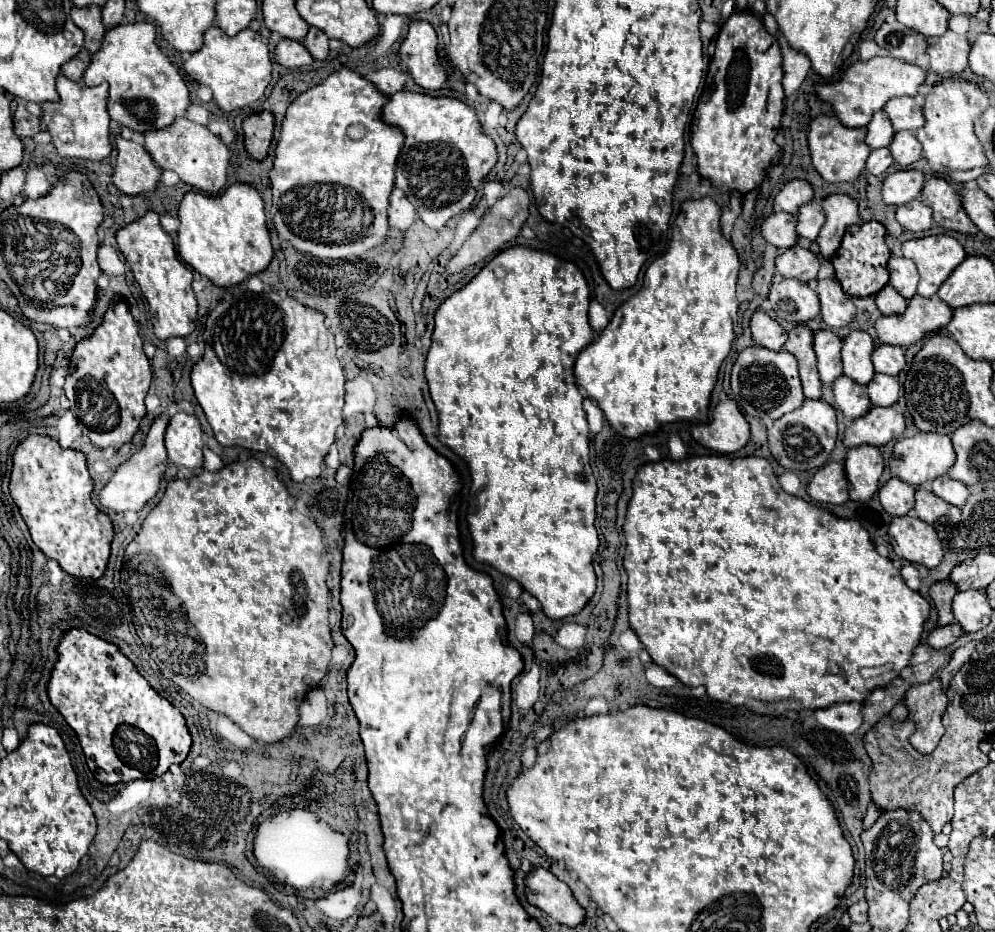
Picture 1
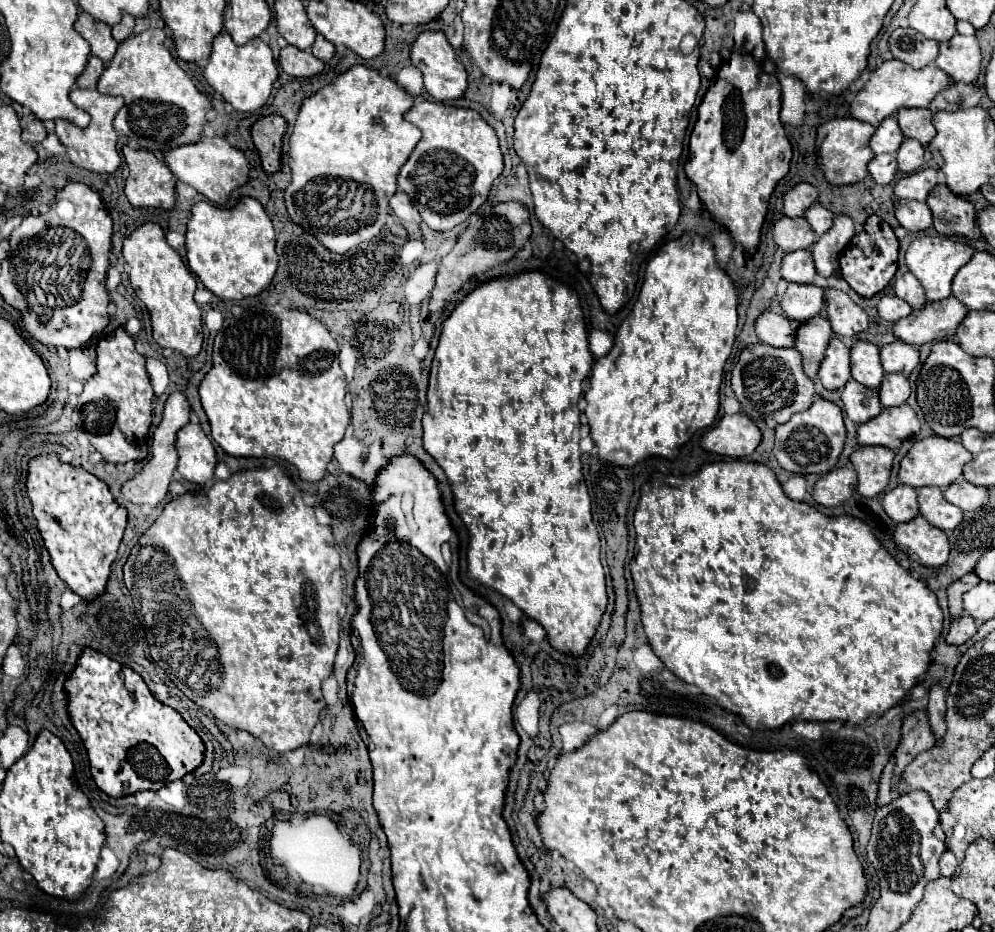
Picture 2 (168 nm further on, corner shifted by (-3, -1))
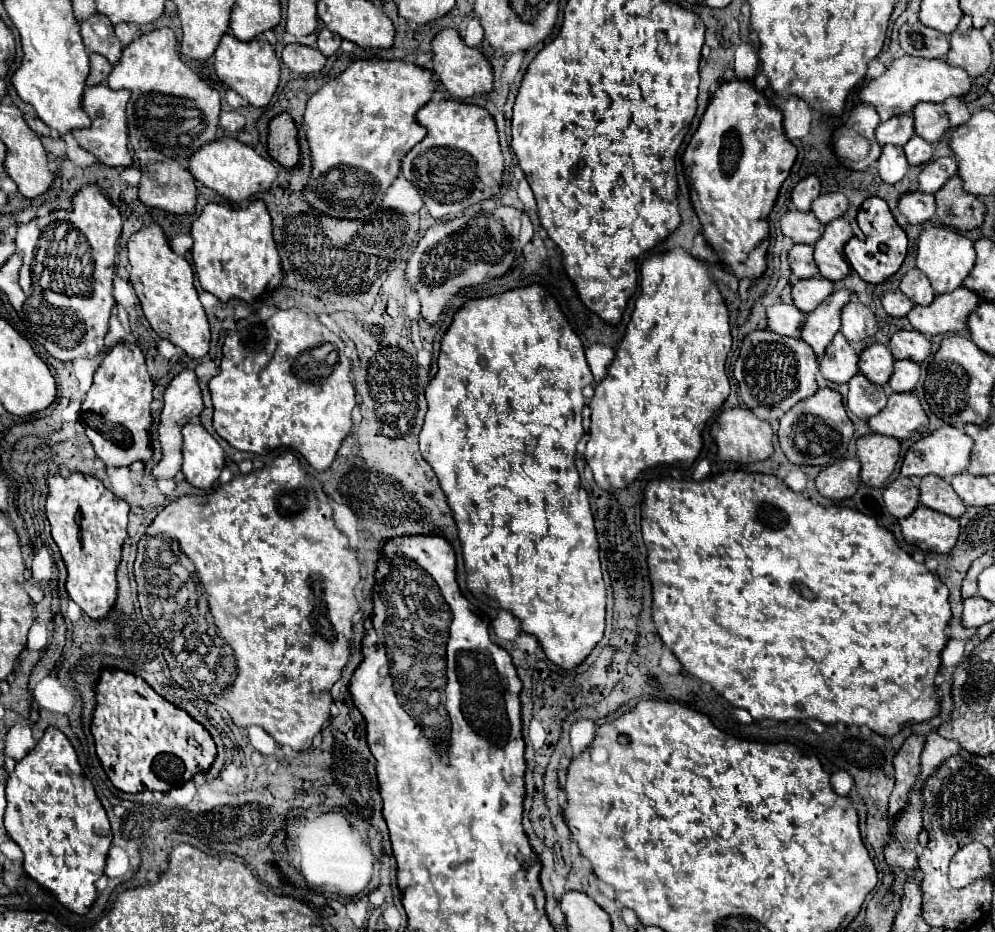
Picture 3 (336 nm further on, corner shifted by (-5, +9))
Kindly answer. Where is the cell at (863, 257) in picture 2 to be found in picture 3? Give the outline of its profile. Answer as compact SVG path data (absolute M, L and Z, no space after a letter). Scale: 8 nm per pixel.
M870 197L862 203L860 211L858 211L858 227L860 227L860 235L854 235L846 245L844 245L844 253L848 263L852 265L852 269L866 281L866 283L882 283L888 277L892 277L904 257L906 257L906 247L908 247L908 239L904 229L896 223L894 215L890 213L888 205L884 199L880 197Z

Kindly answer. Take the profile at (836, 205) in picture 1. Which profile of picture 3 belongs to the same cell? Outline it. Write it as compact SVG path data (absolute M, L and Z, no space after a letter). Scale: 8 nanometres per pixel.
M844 217L826 225L824 235L814 243L814 261L820 275L828 281L840 281L850 273L850 265L844 257L844 245L854 235L854 225Z

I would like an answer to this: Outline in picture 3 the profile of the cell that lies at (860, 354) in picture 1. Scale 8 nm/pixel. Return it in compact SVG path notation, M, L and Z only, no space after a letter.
M882 343L868 345L858 357L860 373L878 385L884 385L890 379L892 365L894 365L894 357L890 349Z

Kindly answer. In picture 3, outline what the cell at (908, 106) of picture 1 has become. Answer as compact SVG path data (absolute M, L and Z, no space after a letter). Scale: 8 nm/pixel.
M918 103L918 107L912 111L912 117L916 135L930 143L936 143L950 129L948 115L944 113L942 105L936 103Z

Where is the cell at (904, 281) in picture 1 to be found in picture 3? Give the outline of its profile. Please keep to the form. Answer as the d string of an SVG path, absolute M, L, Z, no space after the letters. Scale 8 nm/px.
M910 269L902 281L900 281L900 291L918 305L930 305L934 299L934 289L928 281L928 277L920 269Z

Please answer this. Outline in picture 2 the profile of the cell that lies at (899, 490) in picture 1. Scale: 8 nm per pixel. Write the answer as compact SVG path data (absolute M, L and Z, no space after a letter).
M898 485L896 489L888 491L882 499L882 507L886 515L894 523L906 523L918 515L918 499L916 489L910 485Z

